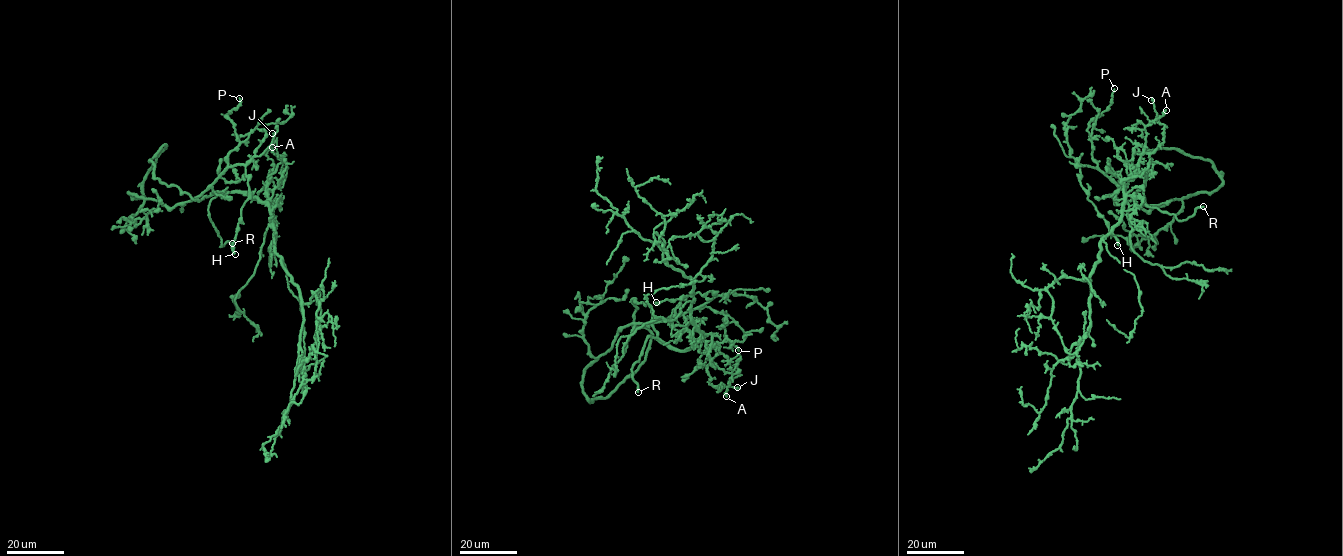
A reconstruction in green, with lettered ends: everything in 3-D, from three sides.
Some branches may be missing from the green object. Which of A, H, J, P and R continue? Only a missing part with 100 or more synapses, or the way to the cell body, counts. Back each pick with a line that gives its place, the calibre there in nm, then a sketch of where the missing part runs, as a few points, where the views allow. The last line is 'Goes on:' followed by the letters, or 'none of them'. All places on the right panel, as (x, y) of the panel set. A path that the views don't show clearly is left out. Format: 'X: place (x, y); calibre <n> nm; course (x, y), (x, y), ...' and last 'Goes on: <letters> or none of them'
R: place (1203, 206); calibre 260 nm; course (1203, 206), (1208, 202), (1219, 169), (1228, 164), (1227, 160)
Goes on: R

